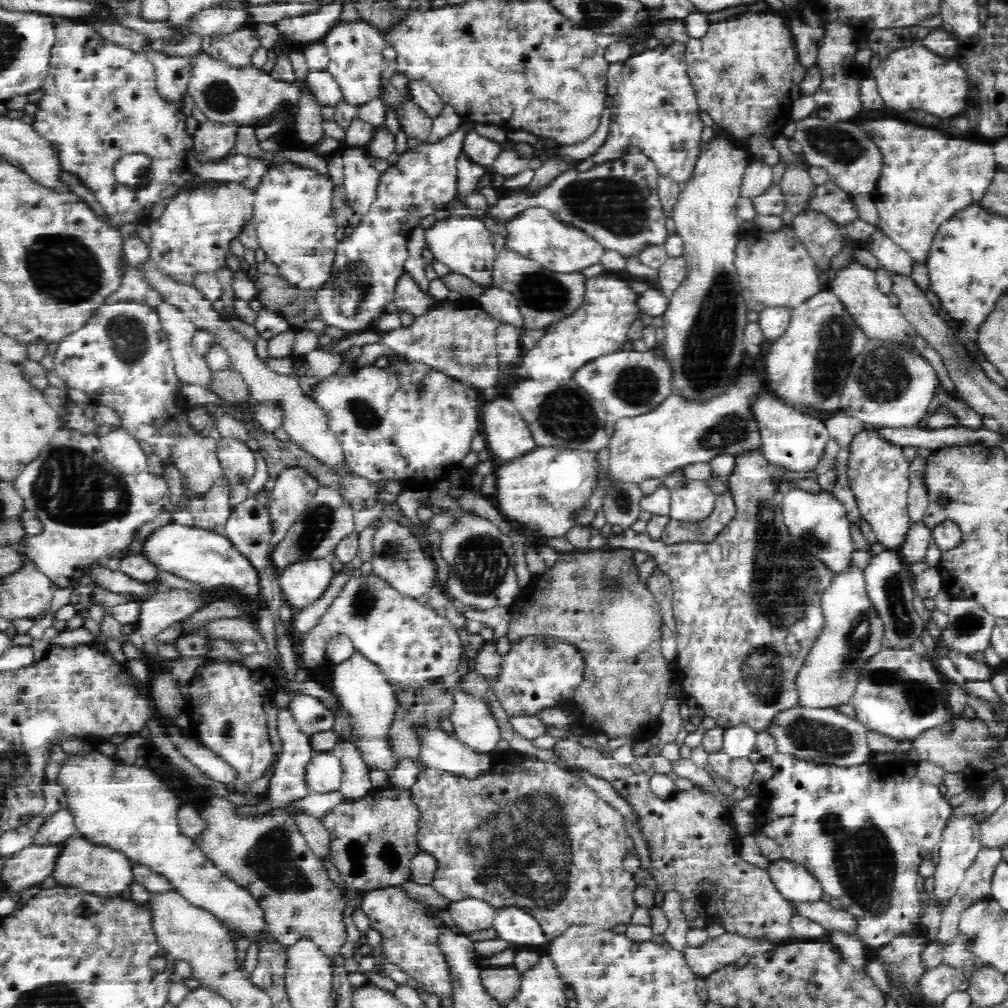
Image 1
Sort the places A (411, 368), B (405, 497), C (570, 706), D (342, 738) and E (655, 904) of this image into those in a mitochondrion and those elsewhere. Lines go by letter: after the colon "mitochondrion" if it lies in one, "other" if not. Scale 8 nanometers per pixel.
A: other
B: other
C: other
D: other
E: other

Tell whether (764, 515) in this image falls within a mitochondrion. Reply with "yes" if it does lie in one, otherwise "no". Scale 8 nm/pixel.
yes

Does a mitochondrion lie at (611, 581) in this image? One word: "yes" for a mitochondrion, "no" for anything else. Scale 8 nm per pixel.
yes

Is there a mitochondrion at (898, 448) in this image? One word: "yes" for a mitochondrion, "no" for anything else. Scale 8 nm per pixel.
no

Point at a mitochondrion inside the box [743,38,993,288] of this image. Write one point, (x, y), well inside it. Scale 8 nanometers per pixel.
(832, 144)

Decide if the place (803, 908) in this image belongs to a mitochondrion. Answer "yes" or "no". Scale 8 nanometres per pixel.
no

